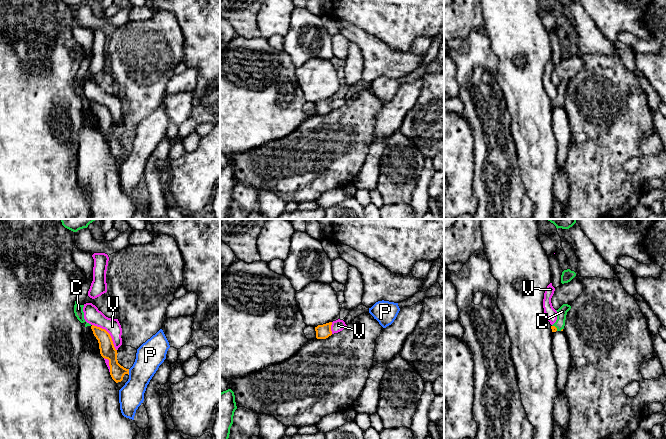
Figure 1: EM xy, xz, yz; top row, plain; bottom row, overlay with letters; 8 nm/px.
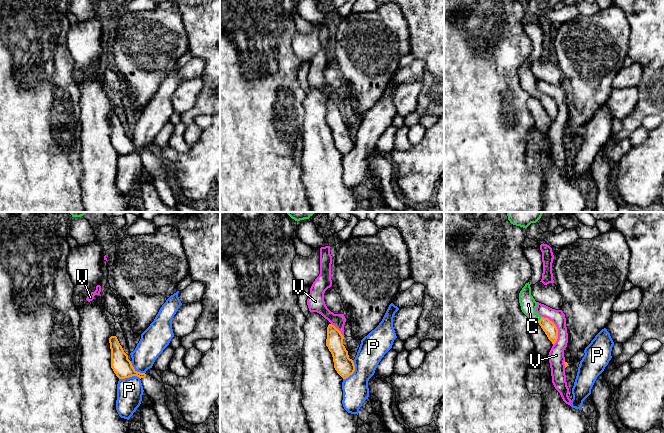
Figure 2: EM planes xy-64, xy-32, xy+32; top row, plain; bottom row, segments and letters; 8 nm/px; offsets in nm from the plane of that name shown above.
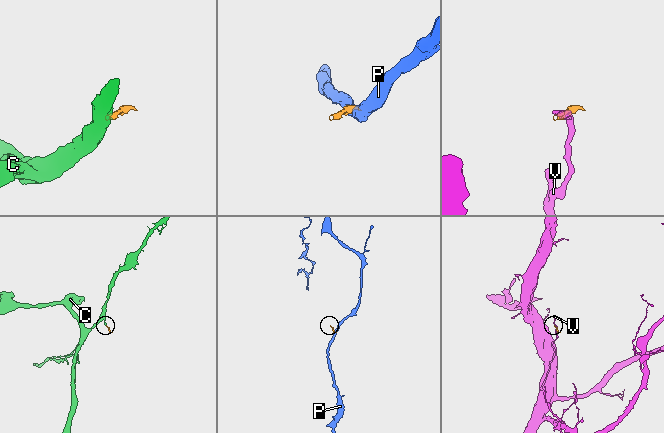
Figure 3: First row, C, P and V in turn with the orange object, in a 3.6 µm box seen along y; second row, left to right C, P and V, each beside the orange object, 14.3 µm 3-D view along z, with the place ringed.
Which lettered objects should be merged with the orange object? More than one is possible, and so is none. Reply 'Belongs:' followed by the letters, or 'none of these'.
Belongs: C

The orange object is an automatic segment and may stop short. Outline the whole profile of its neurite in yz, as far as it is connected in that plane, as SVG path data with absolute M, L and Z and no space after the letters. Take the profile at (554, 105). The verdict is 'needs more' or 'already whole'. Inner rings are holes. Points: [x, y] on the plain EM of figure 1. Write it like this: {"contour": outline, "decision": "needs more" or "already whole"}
{"contour": "M563 80L557 87L557 96L551 102L552 108L561 107L564 105L567 88L571 85L568 80Z", "decision": "needs more"}

